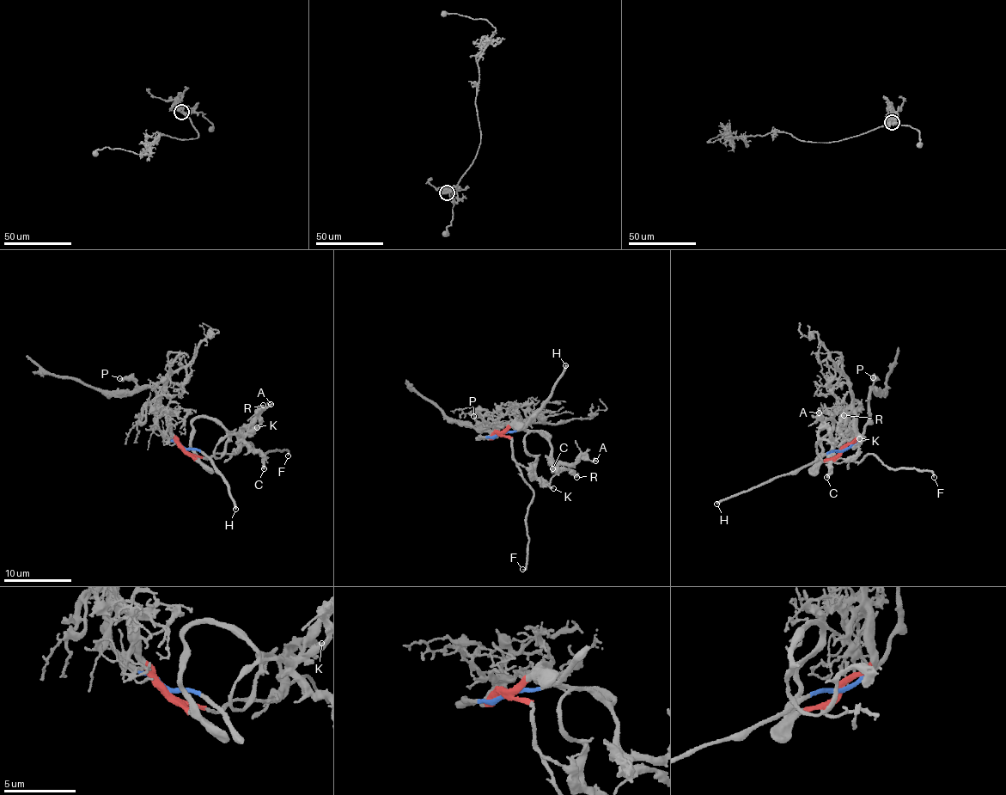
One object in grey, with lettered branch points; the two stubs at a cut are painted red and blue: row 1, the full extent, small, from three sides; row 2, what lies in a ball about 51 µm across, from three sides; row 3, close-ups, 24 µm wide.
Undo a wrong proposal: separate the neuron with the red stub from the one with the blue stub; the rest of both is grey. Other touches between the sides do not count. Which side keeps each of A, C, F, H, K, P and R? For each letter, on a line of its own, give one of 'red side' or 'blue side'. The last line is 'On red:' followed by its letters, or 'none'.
A: red side
C: red side
F: red side
H: blue side
K: red side
P: blue side
R: red side
On red: A, C, F, K, R

